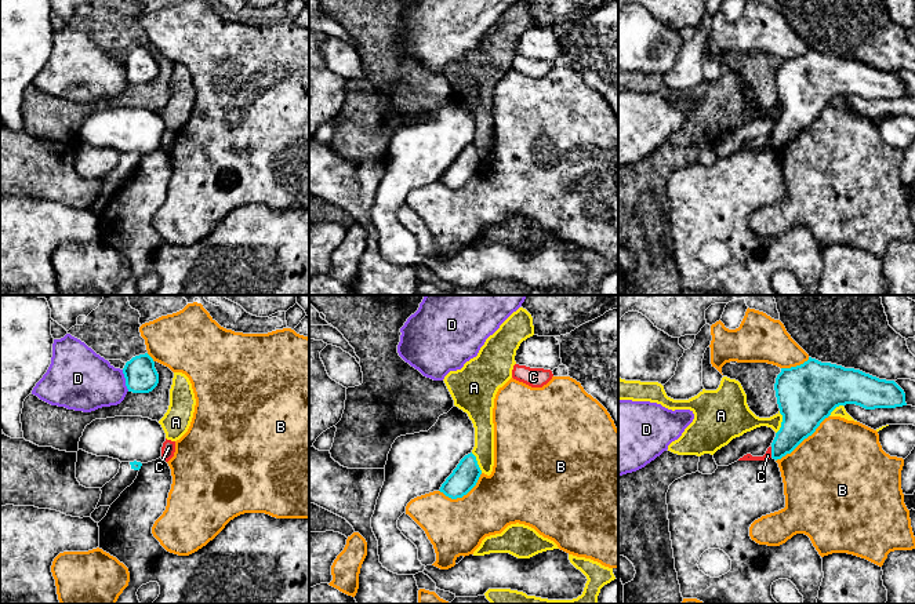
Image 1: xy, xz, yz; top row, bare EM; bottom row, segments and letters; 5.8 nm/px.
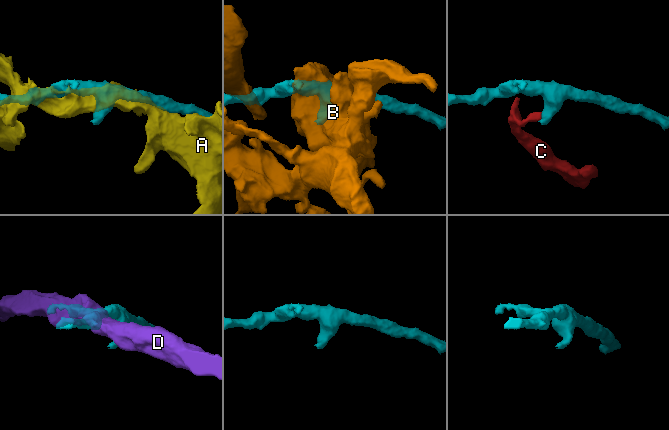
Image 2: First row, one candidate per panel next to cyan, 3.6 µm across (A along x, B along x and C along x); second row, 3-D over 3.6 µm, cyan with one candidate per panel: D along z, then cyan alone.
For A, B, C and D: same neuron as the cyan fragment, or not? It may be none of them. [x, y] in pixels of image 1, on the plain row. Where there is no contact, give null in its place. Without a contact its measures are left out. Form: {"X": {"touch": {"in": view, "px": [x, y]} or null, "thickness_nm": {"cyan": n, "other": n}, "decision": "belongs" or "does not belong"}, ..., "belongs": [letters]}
{"A": {"touch": {"in": "yz", "px": [781, 113]}, "thickness_nm": {"cyan": 360, "other": 170}, "decision": "does not belong"}, "B": {"touch": {"in": "yz", "px": [802, 131]}, "thickness_nm": {"cyan": 320, "other": 500}, "decision": "does not belong"}, "C": {"touch": {"in": "yz", "px": [772, 144]}, "thickness_nm": {"cyan": 200, "other": 50}, "decision": "does not belong"}, "D": {"touch": {"in": "xy", "px": [126, 72]}, "thickness_nm": {"cyan": 190, "other": 360}, "decision": "does not belong"}, "belongs": []}

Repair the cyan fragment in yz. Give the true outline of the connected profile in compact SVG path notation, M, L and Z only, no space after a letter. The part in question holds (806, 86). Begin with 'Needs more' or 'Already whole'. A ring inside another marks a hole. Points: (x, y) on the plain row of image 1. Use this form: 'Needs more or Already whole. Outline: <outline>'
Already whole. Outline: M811 48L800 57L781 59L774 81L783 106L771 134L776 152L811 127L839 97L856 95L865 101L907 97L905 84L894 72Z

